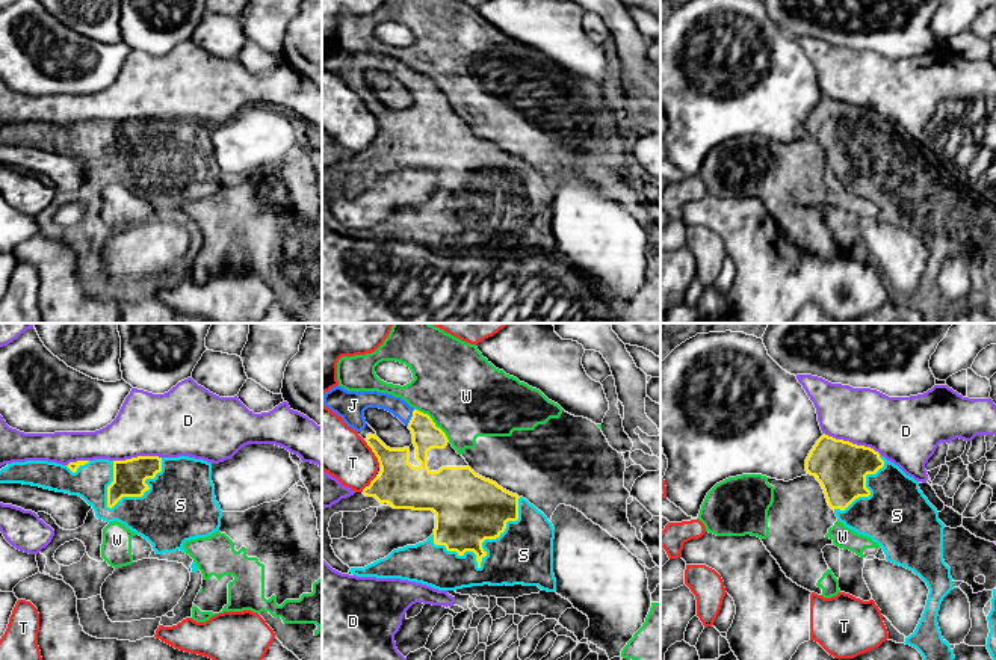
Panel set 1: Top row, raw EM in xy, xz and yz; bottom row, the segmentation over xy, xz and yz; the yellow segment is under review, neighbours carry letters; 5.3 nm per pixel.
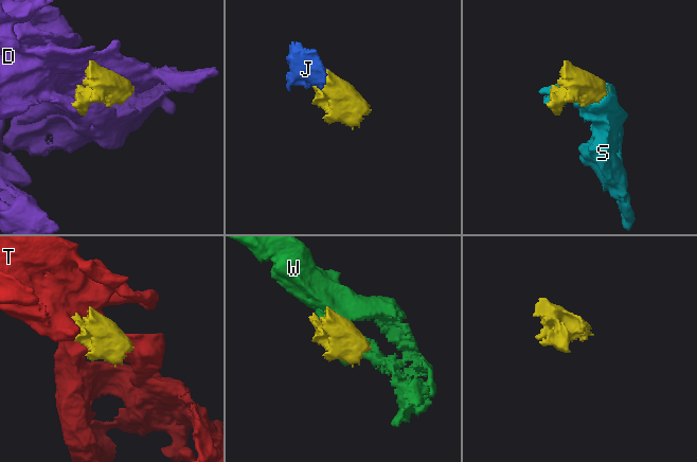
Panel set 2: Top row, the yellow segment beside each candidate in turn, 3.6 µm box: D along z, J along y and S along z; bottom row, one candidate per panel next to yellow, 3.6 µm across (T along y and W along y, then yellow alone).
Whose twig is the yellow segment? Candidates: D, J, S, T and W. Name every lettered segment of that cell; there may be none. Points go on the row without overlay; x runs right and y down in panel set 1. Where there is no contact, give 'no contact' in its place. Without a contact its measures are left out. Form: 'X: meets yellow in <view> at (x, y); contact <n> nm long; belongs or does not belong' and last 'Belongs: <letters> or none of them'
D: meets yellow in yz at (851, 104); contact 320 nm long; does not belong
J: meets yellow in xz at (411, 79); contact 100 nm long; belongs
S: meets yellow in xz at (482, 210); contact 550 nm long; belongs
T: meets yellow in xz at (374, 114); contact 160 nm long; does not belong
W: meets yellow in xz at (433, 83); contact 260 nm long; does not belong
Belongs: J, S

